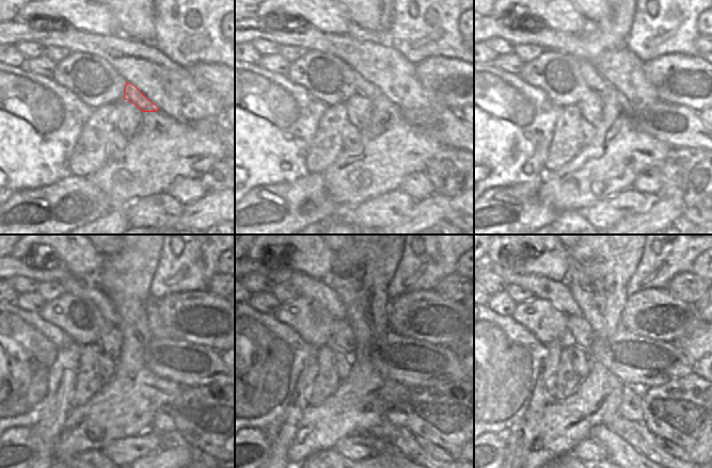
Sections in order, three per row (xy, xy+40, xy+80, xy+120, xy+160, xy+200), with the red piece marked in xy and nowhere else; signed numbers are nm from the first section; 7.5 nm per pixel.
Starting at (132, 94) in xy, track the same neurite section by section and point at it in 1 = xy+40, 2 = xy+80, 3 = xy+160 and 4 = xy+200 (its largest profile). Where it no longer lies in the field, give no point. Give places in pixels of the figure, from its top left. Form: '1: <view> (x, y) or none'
1: xy+40 (363, 86)
2: xy+80 (592, 79)
3: xy+160 (320, 291)
4: xy+200 (558, 293)

